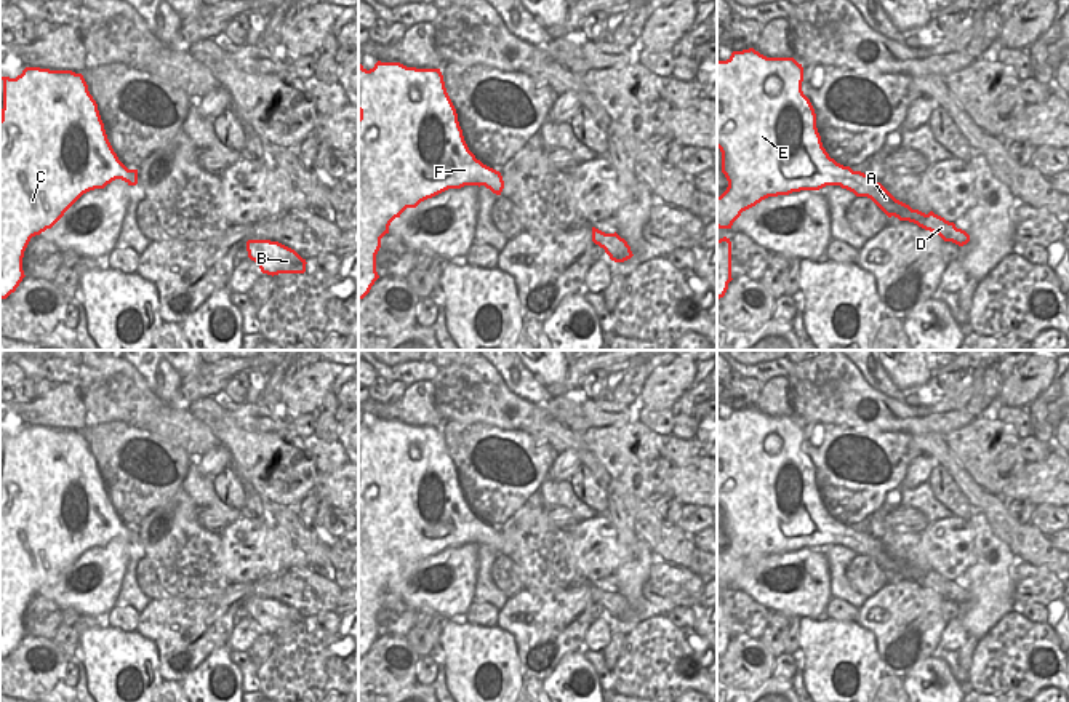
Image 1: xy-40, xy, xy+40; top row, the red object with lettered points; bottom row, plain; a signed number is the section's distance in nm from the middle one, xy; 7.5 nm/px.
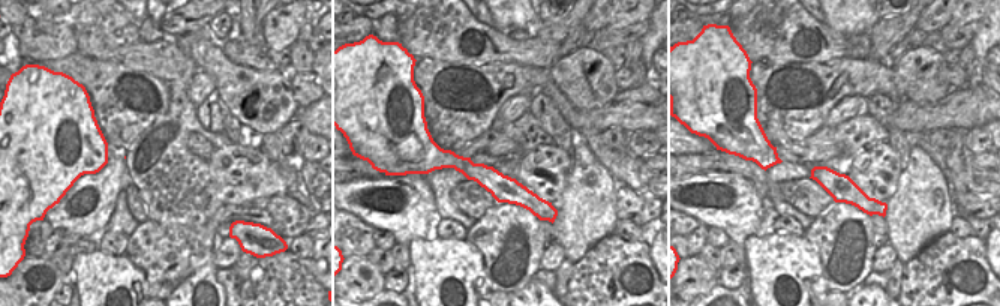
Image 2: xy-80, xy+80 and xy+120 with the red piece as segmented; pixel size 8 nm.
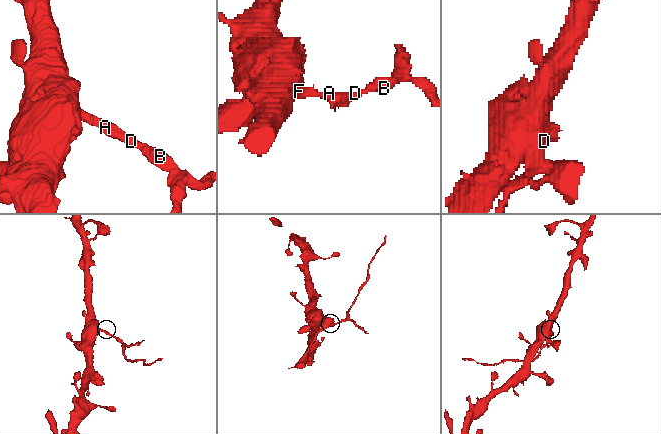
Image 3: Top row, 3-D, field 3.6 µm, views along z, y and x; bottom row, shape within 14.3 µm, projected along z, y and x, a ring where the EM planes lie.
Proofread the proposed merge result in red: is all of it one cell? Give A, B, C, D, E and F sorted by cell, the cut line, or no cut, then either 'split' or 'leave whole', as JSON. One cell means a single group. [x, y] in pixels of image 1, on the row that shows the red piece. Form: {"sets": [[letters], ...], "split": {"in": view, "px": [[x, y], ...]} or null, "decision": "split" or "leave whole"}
{"sets": [["A", "B", "D"], ["C", "E", "F"]], "split": {"in": "xy", "px": [[496, 171], [488, 181], [480, 184]]}, "decision": "split"}

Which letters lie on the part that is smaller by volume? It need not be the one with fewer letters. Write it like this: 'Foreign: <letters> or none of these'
Foreign: A, B, D

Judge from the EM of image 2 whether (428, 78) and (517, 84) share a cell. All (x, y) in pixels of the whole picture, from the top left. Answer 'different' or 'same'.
same

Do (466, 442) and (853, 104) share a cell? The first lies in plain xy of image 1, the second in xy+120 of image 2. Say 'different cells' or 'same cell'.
different cells

